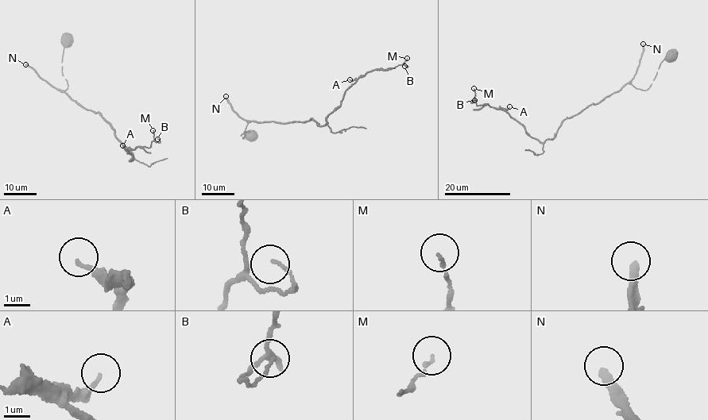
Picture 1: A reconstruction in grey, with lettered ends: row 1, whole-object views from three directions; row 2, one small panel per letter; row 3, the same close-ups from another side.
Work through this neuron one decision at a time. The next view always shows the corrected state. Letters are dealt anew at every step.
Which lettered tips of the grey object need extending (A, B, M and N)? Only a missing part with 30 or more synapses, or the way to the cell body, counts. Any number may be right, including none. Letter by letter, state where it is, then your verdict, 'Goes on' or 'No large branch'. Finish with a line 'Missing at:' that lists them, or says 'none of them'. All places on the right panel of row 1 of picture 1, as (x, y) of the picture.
A: Place: (509, 106). No large branch
B: Place: (474, 100). No large branch
M: Place: (473, 88). No large branch
N: Place: (643, 44). Goes on
Missing at: N

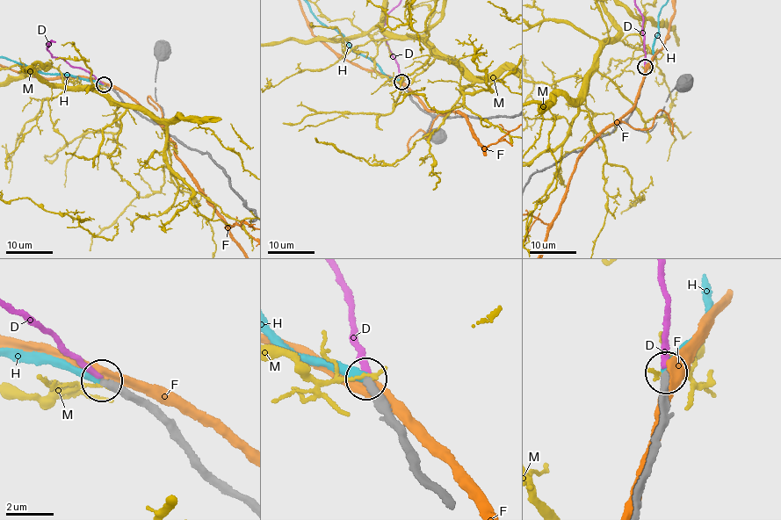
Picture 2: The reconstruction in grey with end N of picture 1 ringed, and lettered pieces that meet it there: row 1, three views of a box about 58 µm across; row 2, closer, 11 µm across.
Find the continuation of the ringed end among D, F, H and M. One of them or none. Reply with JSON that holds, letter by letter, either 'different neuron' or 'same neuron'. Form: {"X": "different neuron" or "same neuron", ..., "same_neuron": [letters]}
{"D": "different neuron", "F": "different neuron", "H": "same neuron", "M": "different neuron", "same_neuron": ["H"]}

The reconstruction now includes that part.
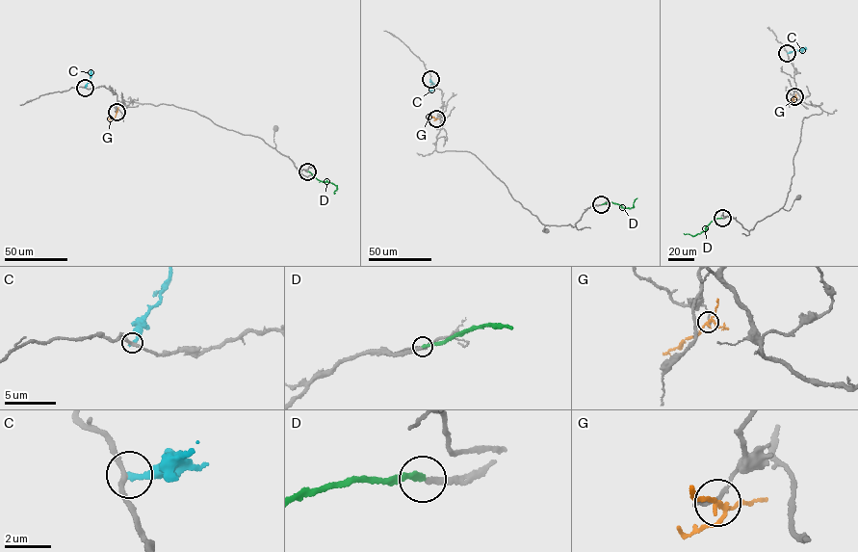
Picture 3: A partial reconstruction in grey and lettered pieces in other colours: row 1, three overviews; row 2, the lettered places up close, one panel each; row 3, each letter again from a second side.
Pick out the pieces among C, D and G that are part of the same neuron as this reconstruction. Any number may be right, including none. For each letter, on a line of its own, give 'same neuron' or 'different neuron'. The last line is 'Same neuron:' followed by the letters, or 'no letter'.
C: different neuron
D: same neuron
G: different neuron
Same neuron: D

